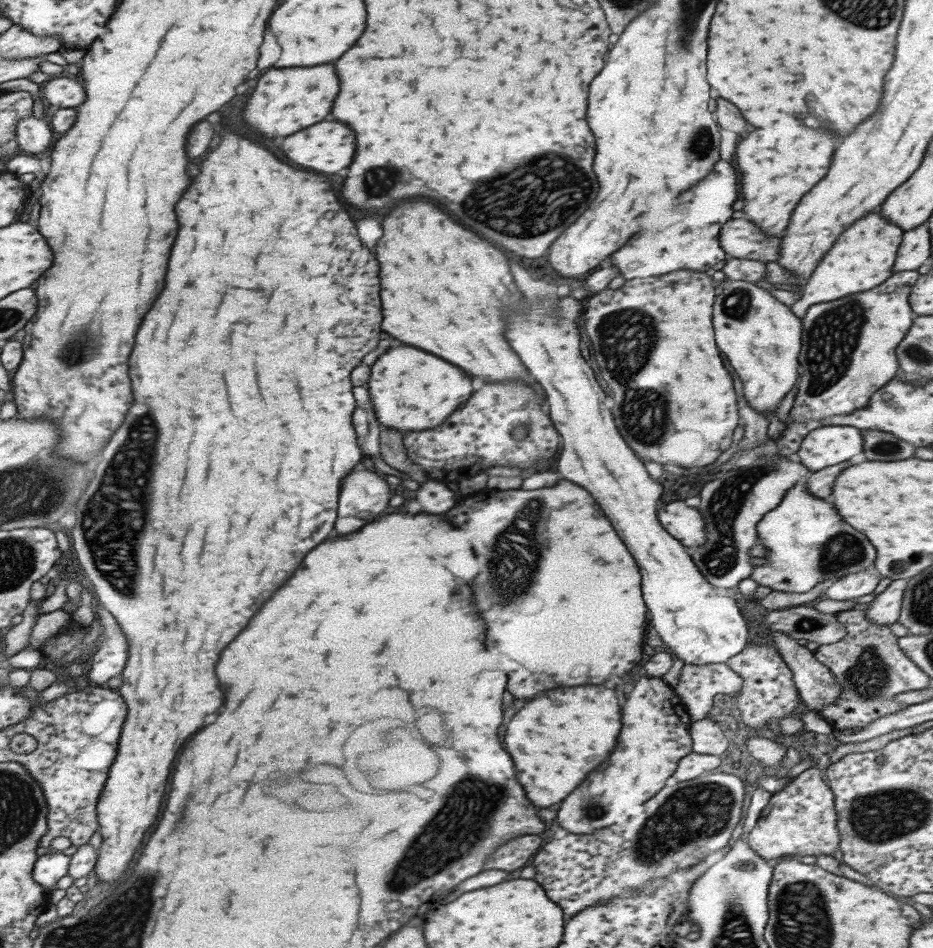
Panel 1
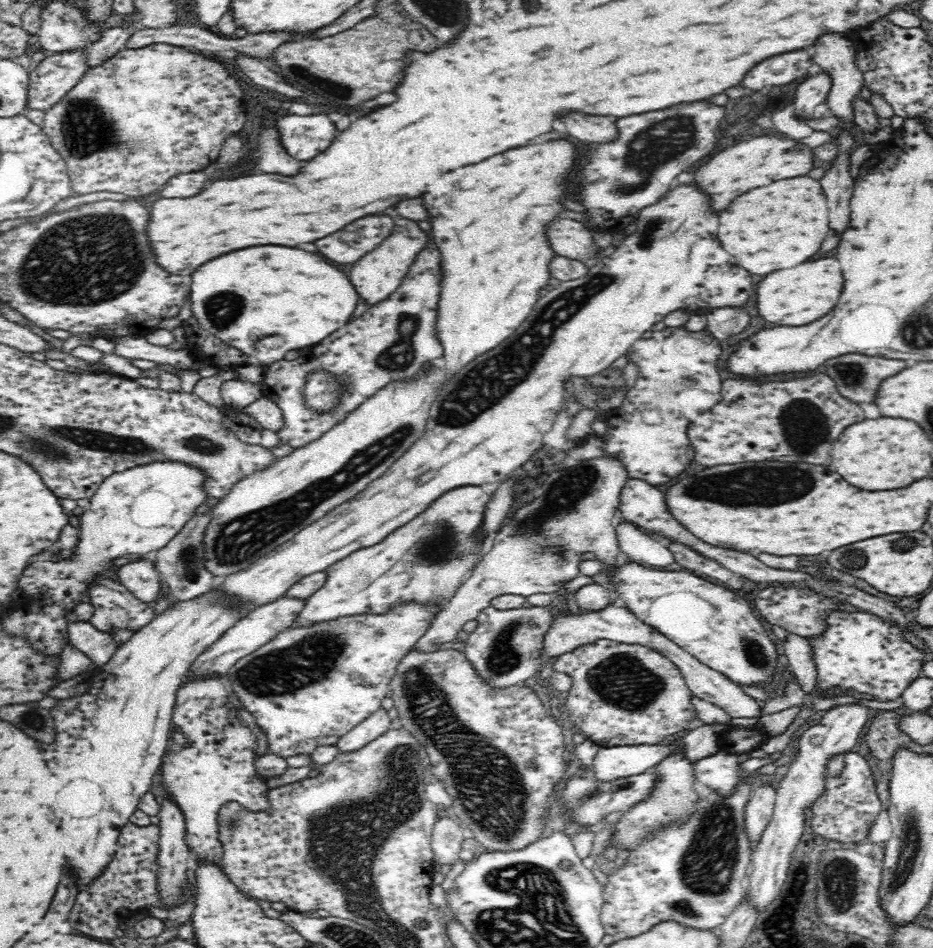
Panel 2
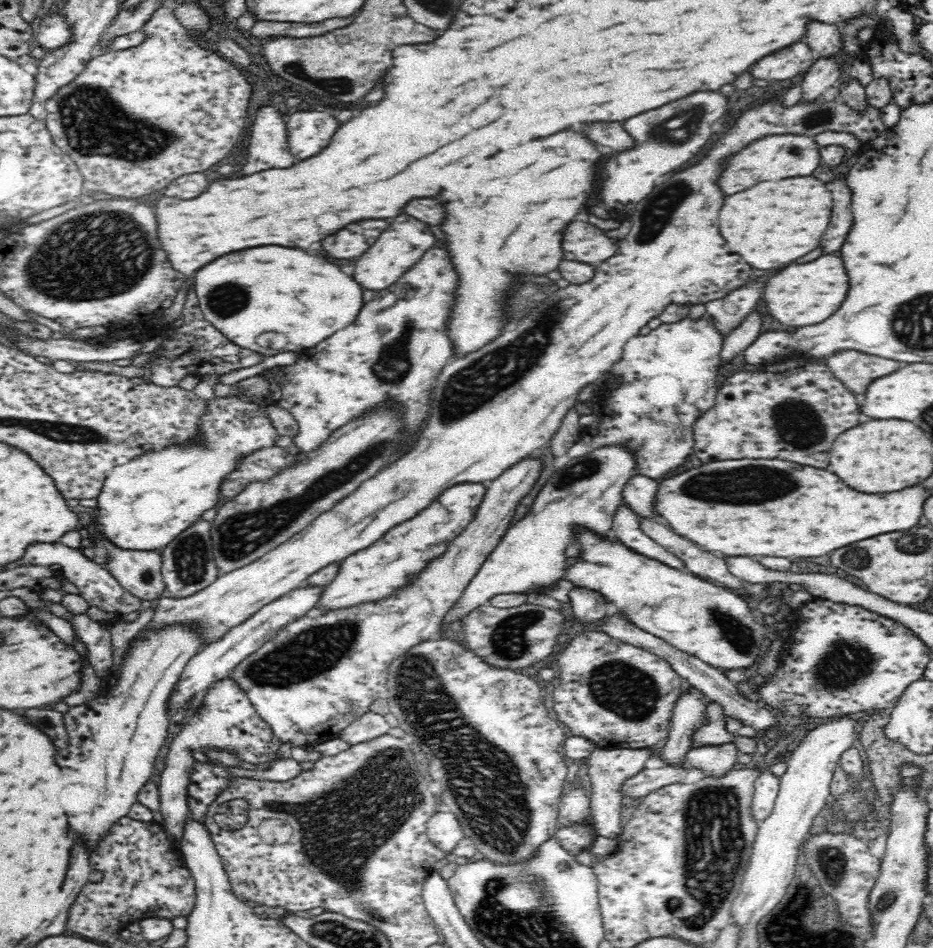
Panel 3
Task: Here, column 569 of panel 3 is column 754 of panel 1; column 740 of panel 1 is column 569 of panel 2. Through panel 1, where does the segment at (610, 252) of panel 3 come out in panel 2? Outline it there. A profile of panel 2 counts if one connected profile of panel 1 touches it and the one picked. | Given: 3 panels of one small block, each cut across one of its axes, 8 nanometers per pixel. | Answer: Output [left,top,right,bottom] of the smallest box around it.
[546,218,600,262]

